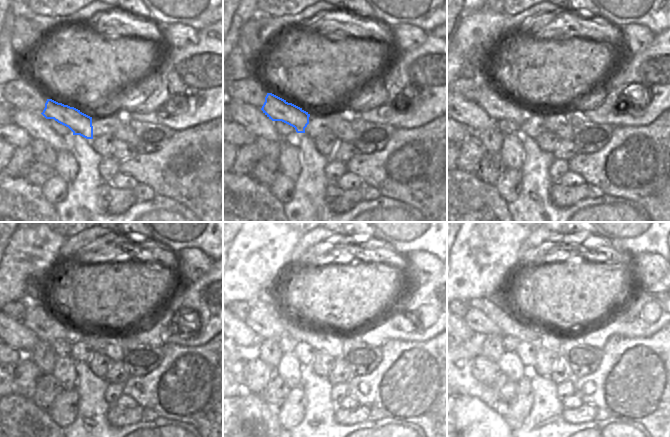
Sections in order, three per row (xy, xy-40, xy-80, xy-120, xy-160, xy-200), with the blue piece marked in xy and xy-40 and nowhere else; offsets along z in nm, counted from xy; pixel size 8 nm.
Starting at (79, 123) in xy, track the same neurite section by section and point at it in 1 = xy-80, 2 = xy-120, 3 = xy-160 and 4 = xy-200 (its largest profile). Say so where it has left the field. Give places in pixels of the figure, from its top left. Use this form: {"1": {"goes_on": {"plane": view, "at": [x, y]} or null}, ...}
{"1": {"goes_on": {"plane": "xy-80", "at": [498, 107]}}, "2": {"goes_on": {"plane": "xy-120", "at": [47, 327]}}, "3": {"goes_on": {"plane": "xy-160", "at": [265, 319]}}, "4": {"goes_on": {"plane": "xy-200", "at": [476, 320]}}}

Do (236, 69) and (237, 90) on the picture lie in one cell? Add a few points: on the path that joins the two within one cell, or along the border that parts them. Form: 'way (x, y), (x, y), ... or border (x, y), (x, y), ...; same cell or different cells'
border (251, 75), (233, 81); different cells

